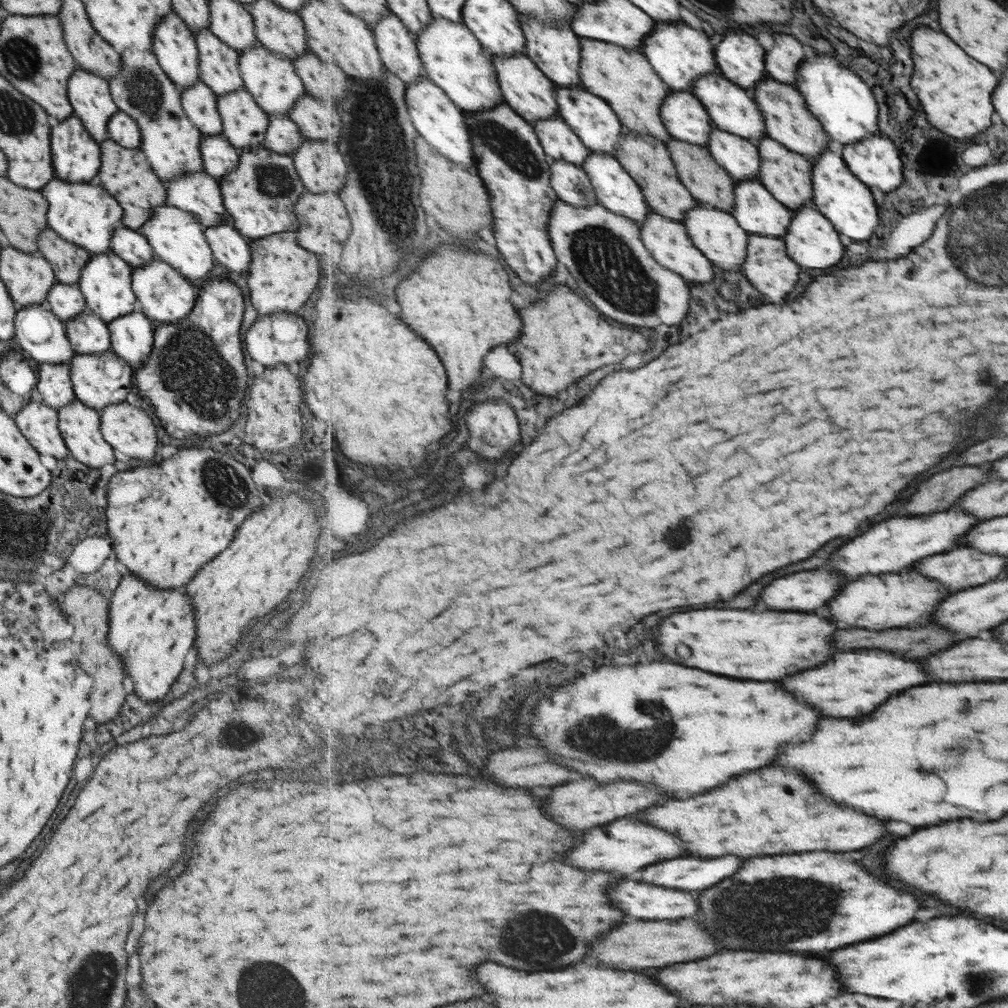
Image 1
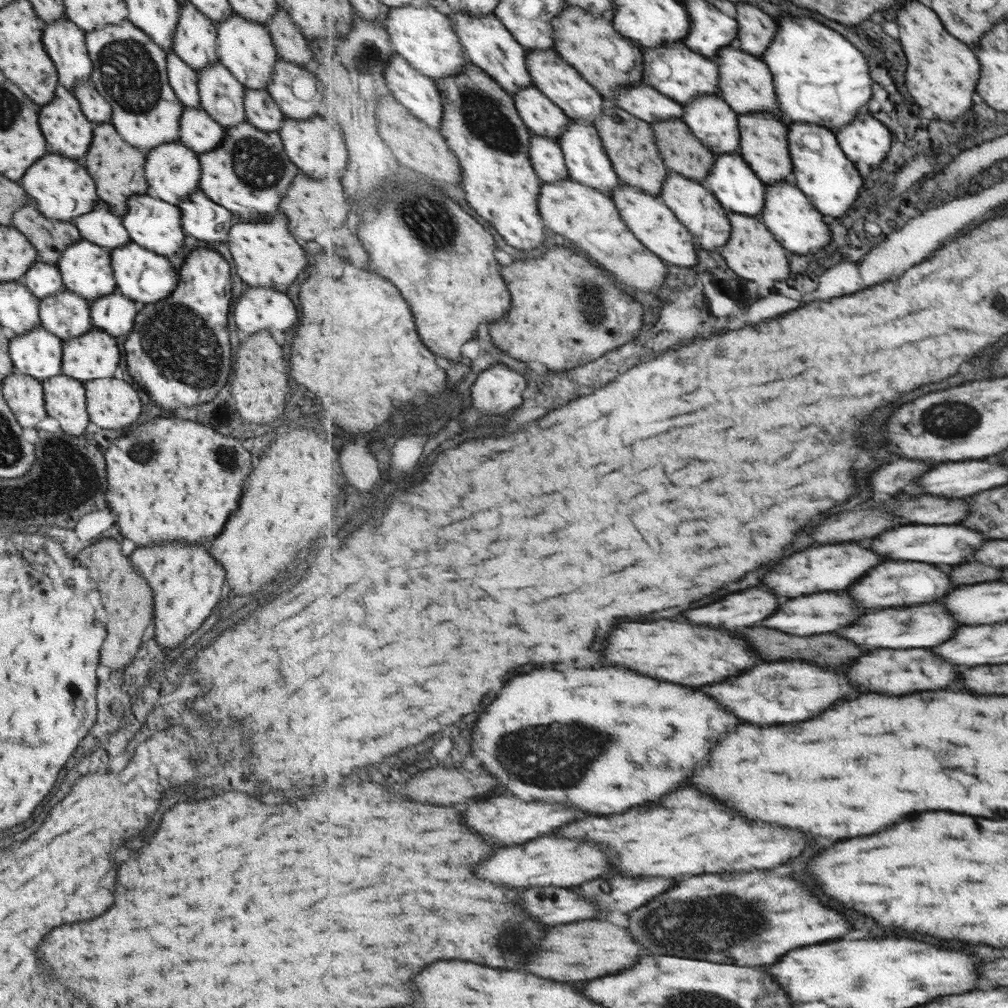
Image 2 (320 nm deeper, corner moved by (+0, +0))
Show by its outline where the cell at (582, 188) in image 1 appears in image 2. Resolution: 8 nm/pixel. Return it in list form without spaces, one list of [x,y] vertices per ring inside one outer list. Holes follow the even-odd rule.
[[[532,134],[531,159],[543,183],[569,180],[564,150],[559,141]]]

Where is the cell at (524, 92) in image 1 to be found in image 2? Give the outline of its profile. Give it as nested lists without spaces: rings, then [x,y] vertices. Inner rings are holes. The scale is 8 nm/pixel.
[[[447,6],[444,9],[453,19],[455,33],[461,36],[461,45],[465,47],[465,53],[468,54],[471,62],[480,66],[489,77],[512,96],[515,96],[517,91],[534,85],[533,76],[528,69],[528,50],[517,42],[513,33],[504,26],[503,22],[500,22],[496,14],[477,18],[471,14],[454,12]]]

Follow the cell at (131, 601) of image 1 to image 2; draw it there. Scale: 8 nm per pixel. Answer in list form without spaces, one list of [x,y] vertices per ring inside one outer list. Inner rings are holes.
[[[170,542],[157,546],[135,548],[129,556],[135,570],[147,580],[153,590],[153,616],[155,616],[155,642],[165,646],[179,644],[187,634],[199,628],[215,606],[225,573],[221,564],[209,556],[203,545]]]

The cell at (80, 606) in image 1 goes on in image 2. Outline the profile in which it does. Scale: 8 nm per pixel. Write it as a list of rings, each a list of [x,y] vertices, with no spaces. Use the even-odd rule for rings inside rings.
[[[103,538],[91,546],[86,546],[75,554],[75,561],[81,568],[87,568],[87,574],[95,584],[101,594],[101,604],[107,612],[107,636],[101,644],[101,656],[99,662],[109,666],[109,668],[123,668],[129,664],[133,654],[137,652],[137,646],[141,642],[143,630],[151,620],[153,604],[151,604],[151,590],[131,566],[131,562],[123,556],[119,550],[117,542],[111,538]]]

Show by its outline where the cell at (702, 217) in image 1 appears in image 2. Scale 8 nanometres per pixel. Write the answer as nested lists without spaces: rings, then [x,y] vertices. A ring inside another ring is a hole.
[[[671,171],[660,198],[672,207],[677,218],[680,218],[680,221],[689,227],[696,244],[707,250],[715,250],[719,246],[724,247],[725,244],[728,244],[733,230],[728,210],[704,183],[694,181],[682,174]]]

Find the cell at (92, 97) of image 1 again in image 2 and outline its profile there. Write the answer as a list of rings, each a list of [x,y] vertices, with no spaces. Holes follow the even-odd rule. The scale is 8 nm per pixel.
[[[68,19],[44,24],[41,45],[56,68],[58,84],[69,92],[77,84],[89,84],[91,61],[86,54],[84,34]]]

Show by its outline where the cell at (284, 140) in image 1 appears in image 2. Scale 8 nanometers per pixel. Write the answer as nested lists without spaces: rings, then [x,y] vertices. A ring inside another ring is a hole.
[[[244,89],[243,108],[246,121],[263,132],[278,130],[284,117],[266,89]]]

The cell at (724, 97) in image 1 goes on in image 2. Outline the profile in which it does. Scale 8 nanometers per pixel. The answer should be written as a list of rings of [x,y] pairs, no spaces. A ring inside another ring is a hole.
[[[684,43],[661,46],[661,50],[645,48],[645,82],[661,94],[673,97],[677,102],[688,103],[692,98],[705,95],[721,96],[721,70],[709,57],[701,56],[690,50]],[[667,56],[667,58],[665,58]]]

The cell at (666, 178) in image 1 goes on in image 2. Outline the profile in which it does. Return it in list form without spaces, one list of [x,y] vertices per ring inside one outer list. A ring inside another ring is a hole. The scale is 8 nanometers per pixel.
[[[607,105],[604,114],[593,122],[604,142],[604,148],[612,159],[616,173],[622,182],[639,187],[641,190],[660,197],[664,190],[665,182],[671,172],[660,154],[656,143],[656,135],[652,124],[642,118],[635,118],[633,114],[617,106]]]

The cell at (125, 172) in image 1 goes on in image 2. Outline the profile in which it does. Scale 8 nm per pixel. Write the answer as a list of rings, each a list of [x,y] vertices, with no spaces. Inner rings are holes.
[[[111,123],[93,124],[91,144],[85,152],[85,168],[95,182],[99,199],[113,208],[115,216],[125,214],[127,196],[146,194],[148,184],[143,172],[145,153],[125,144]]]

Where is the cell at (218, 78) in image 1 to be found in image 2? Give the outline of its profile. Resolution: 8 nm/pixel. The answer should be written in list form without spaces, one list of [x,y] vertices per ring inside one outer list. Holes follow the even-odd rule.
[[[189,1],[182,2],[171,51],[198,72],[217,61],[216,42],[215,24],[201,15]]]

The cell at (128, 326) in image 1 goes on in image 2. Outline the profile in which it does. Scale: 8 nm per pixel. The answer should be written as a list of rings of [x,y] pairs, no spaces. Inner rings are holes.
[[[115,292],[89,303],[91,326],[112,337],[125,336],[131,330],[136,311],[129,297]]]

